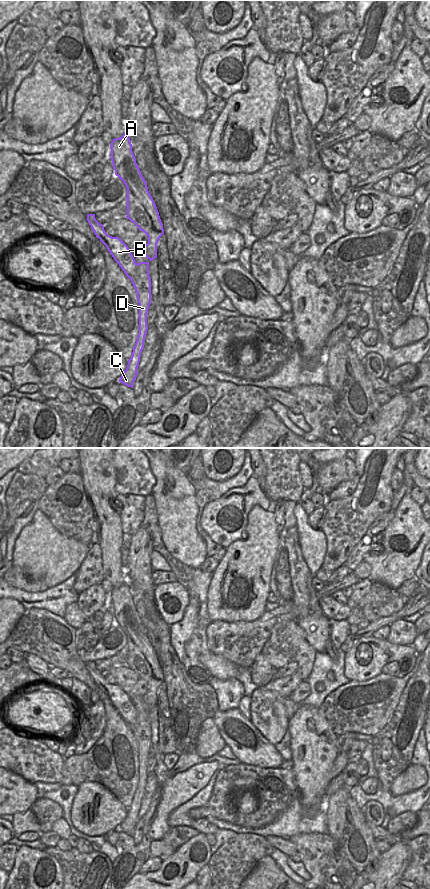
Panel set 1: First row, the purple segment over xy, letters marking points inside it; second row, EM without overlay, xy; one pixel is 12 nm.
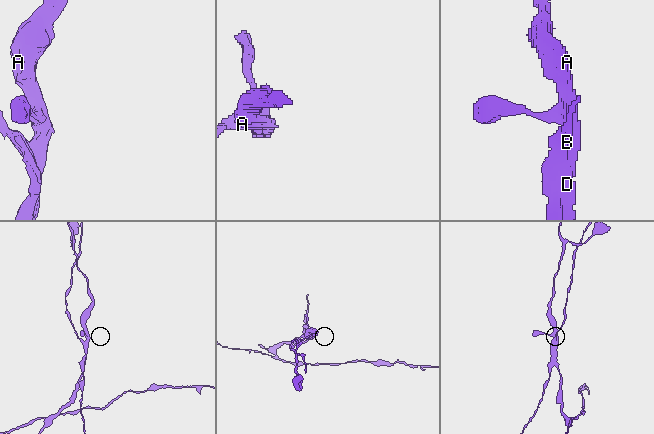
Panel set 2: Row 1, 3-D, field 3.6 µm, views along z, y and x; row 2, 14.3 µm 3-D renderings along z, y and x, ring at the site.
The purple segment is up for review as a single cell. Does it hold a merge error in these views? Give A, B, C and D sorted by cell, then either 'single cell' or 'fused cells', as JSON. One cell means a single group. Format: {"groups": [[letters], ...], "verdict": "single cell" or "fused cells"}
{"groups": [["A", "C", "D"], ["B"]], "verdict": "fused cells"}

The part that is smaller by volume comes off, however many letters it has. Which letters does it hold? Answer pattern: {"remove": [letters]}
{"remove": ["B"]}

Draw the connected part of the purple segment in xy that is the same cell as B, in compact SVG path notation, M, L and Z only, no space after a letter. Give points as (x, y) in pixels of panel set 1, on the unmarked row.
M88 662L87 669L96 685L107 695L126 724L133 726L137 721L137 711L128 694L118 684L112 685L108 683L104 678L104 674L96 668L95 662Z

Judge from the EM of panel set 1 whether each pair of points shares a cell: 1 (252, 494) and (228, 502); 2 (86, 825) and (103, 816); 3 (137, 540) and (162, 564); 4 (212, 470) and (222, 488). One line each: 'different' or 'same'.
1: same
2: same
3: different
4: different

